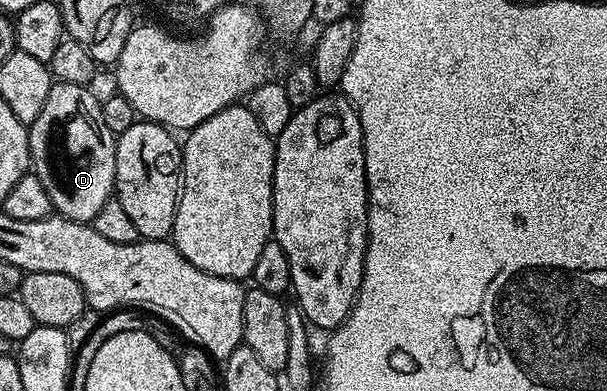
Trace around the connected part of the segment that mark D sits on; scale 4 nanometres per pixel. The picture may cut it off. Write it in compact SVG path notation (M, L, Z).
M53 81L46 105L38 112L38 120L28 126L28 157L31 173L42 180L46 196L50 196L52 209L61 218L92 224L104 206L113 197L116 188L116 139L103 119L101 99L92 95L87 86Z

